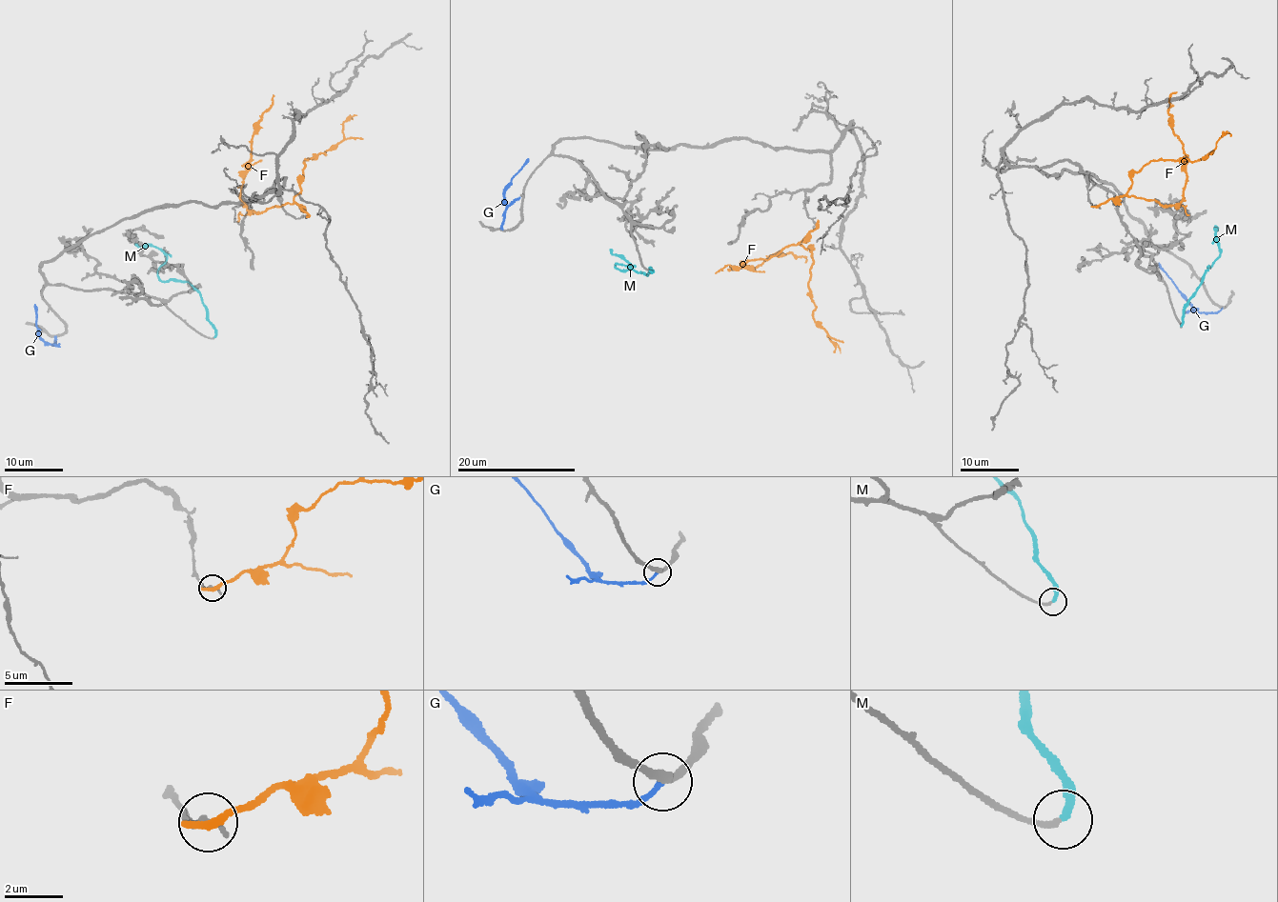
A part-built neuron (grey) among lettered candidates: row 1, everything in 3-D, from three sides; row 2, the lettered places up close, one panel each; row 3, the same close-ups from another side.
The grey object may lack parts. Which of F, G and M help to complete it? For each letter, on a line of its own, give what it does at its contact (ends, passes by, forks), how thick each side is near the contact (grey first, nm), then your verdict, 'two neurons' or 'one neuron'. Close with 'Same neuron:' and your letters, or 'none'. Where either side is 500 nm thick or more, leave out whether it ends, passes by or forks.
F: it ends | 240/400 nm | two neurons
G: it ends | 240/220 nm | two neurons
M: it ends | 190/240 nm | one neuron
Same neuron: M

